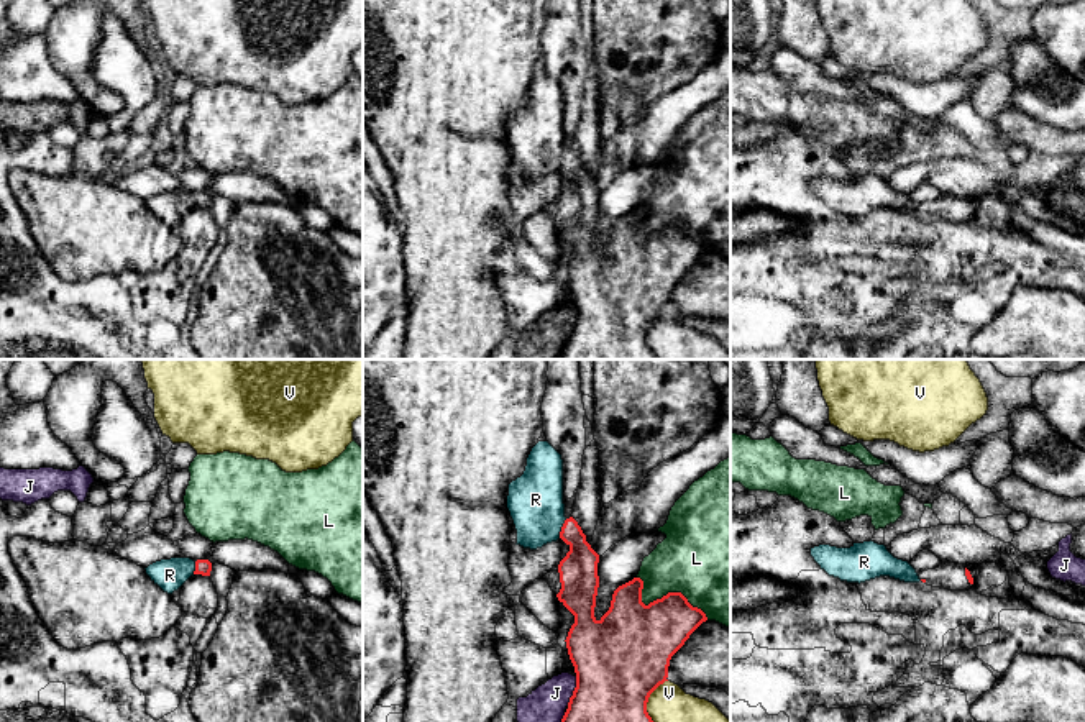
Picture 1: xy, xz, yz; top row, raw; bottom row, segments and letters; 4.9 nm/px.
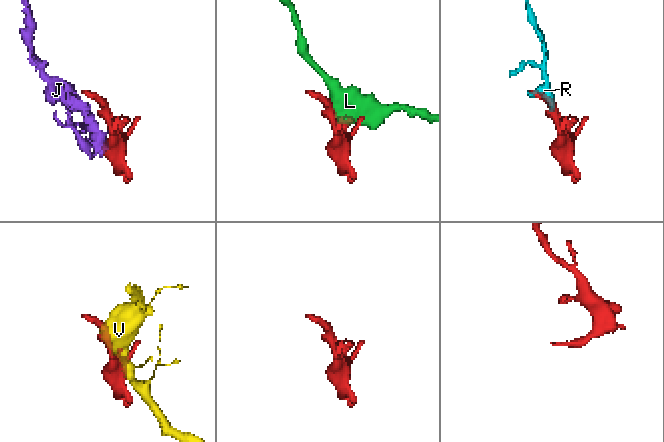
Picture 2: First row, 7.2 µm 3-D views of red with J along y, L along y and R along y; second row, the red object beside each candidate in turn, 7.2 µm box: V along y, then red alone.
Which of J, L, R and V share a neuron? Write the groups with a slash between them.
J / L / R / V

